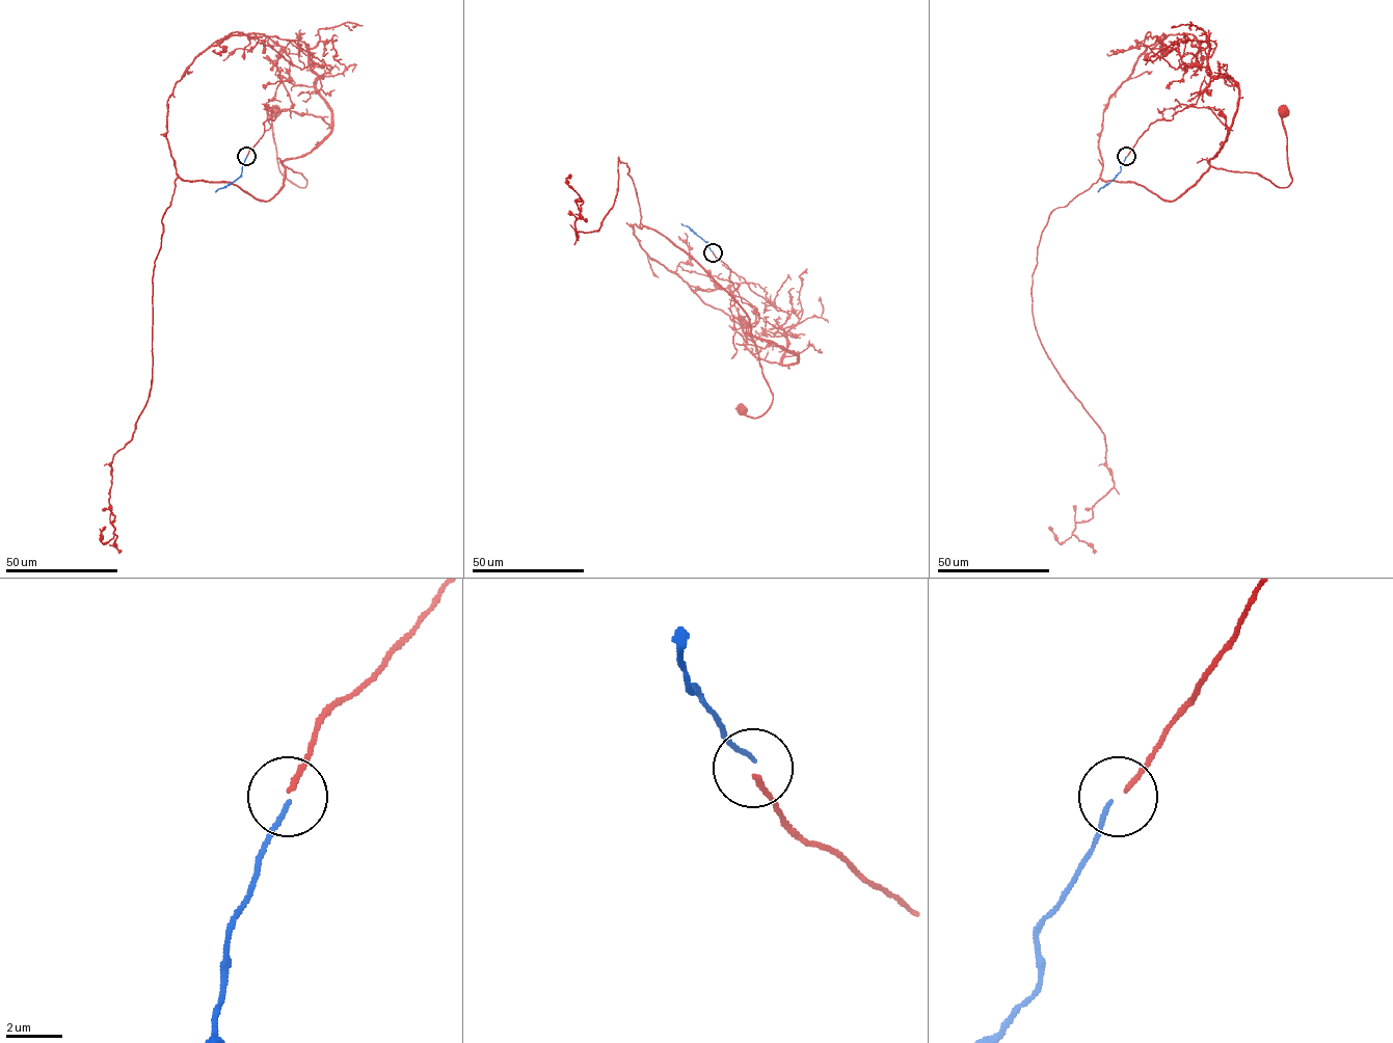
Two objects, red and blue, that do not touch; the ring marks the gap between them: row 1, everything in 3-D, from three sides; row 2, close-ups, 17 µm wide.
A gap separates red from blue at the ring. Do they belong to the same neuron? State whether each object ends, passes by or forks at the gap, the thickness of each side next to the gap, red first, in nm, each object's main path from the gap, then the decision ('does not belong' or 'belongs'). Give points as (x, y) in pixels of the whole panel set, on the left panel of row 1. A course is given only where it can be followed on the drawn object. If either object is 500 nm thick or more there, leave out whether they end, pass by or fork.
red ends; blue ends; calibres 170 and 150 nm; course red (246, 156), (294, 105), (280, 76), (313, 86), (331, 129), (283, 163), (306, 185), (278, 167), (274, 111); course blue (246, 156), (241, 175), (215, 191); belongs

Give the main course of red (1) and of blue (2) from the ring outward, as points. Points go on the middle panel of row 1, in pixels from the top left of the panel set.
1: (713, 252), (759, 316), (748, 349), (783, 365), (797, 355), (748, 335), (773, 401), (757, 417), (741, 408)
2: (713, 251), (706, 243), (680, 223)

